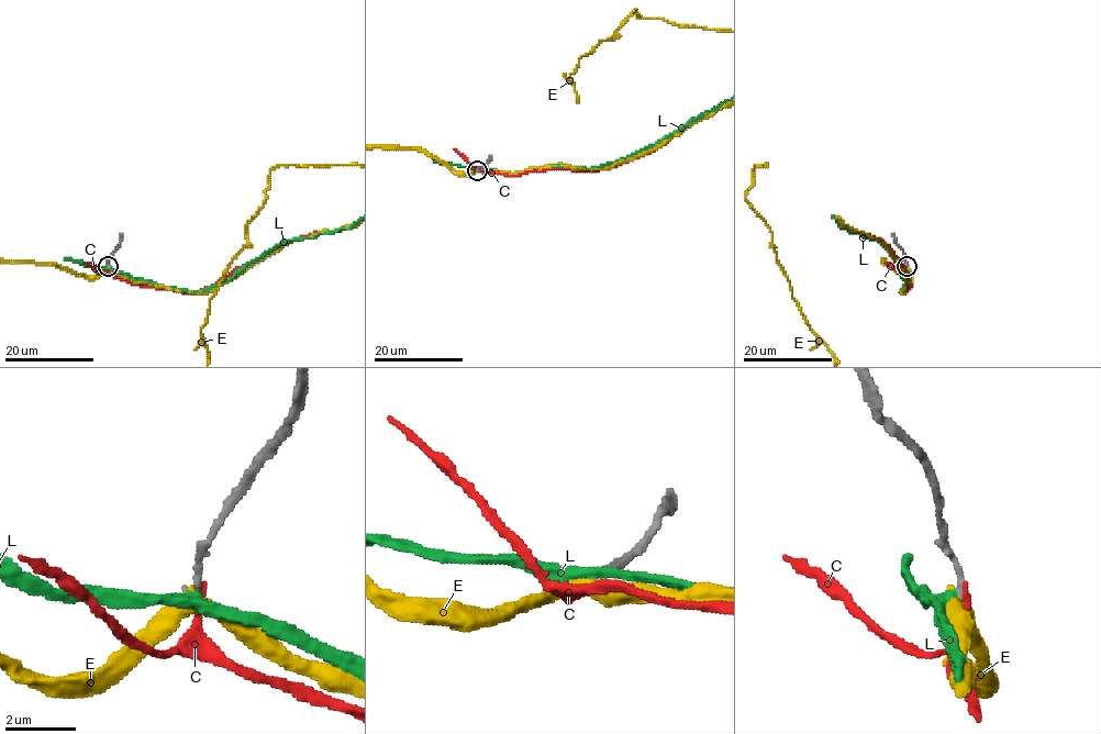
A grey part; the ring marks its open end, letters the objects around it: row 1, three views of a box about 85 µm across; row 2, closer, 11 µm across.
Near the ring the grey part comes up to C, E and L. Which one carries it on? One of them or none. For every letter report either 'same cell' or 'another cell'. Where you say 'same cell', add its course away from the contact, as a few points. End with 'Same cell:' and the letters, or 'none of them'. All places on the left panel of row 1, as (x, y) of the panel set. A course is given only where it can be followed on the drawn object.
C: another cell
E: another cell
L: same cell
Same cell: L

